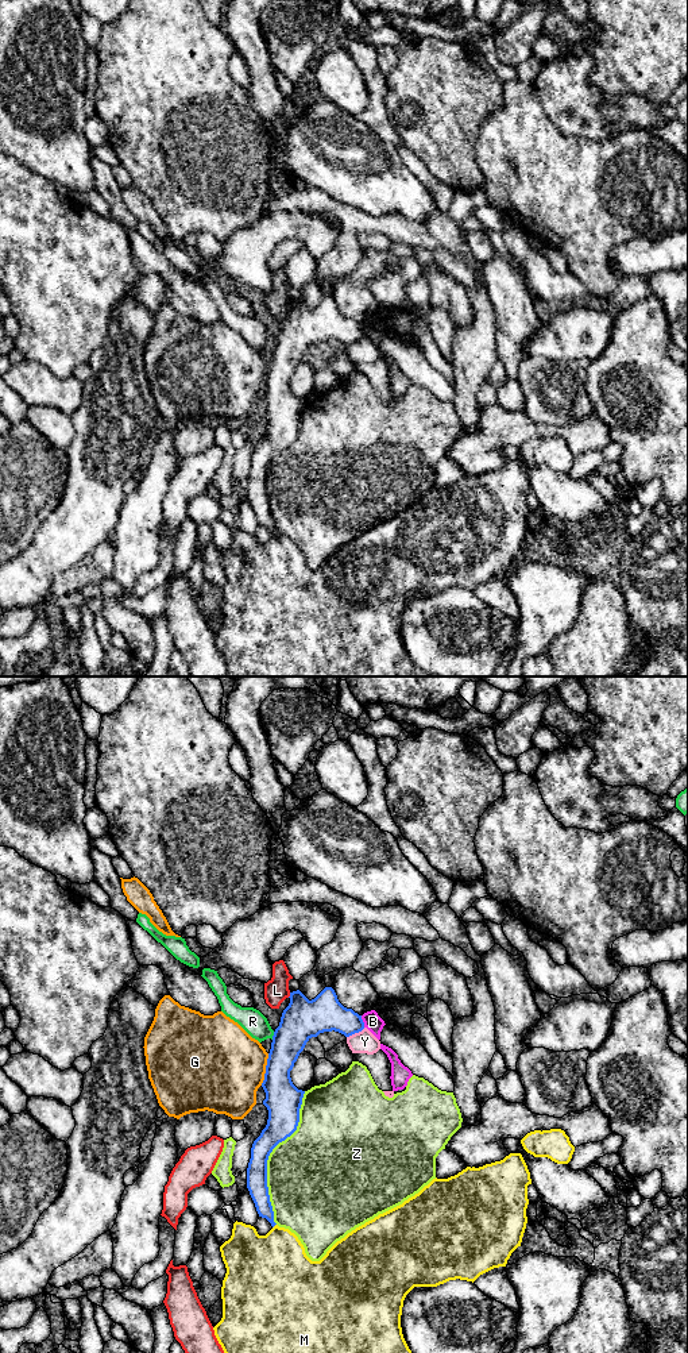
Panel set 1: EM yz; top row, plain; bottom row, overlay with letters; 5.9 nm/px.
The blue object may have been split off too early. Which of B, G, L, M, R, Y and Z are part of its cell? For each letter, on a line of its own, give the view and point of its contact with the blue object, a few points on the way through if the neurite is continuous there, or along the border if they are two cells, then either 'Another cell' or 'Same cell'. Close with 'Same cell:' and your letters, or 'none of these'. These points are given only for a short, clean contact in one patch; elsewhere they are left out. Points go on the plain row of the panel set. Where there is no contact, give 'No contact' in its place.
B: Touches blue at yz (362, 330). Another cell
G: Touches blue at yz (266, 378). Another cell
L: Touches blue at yz (290, 304). Another cell
M: Touches blue at yz (274, 534). Another cell
R: Touches blue at yz (273, 345). Another cell
Y: Touches blue at yz (355, 340). Boundary: yz (364, 336), (347, 346). Another cell
Z: Touches blue at yz (269, 463). Another cell
Same cell: none of these

